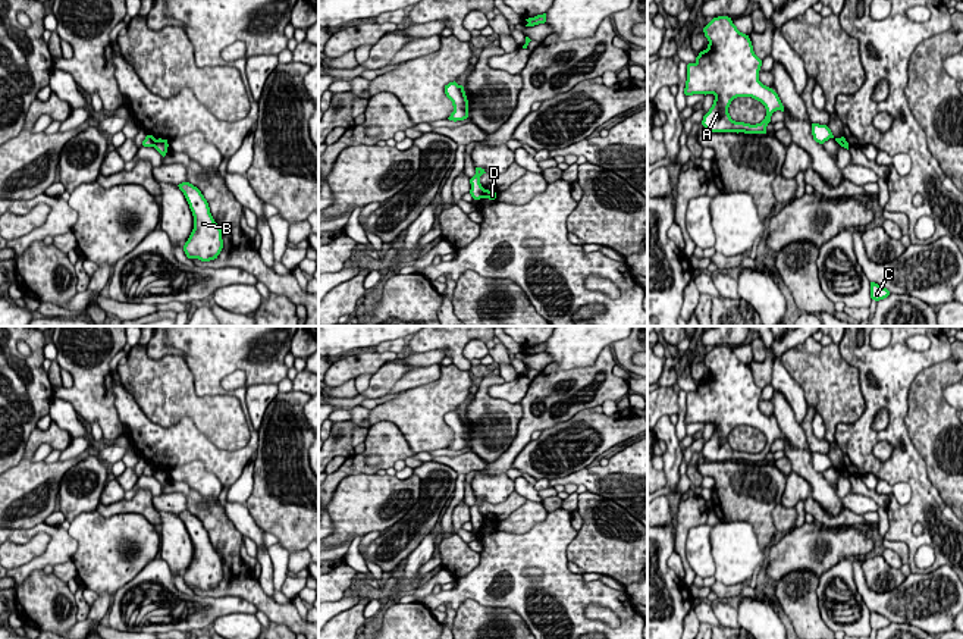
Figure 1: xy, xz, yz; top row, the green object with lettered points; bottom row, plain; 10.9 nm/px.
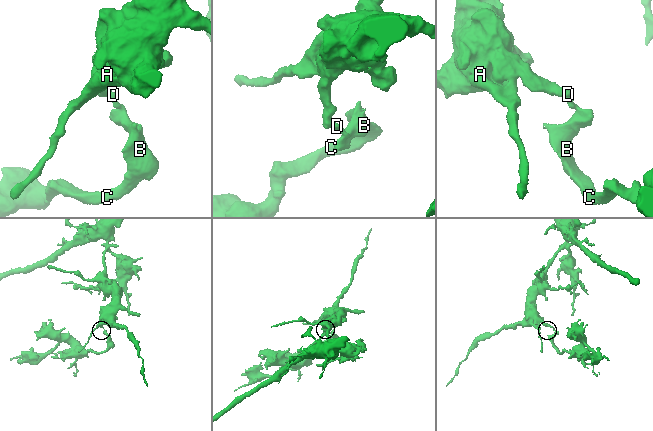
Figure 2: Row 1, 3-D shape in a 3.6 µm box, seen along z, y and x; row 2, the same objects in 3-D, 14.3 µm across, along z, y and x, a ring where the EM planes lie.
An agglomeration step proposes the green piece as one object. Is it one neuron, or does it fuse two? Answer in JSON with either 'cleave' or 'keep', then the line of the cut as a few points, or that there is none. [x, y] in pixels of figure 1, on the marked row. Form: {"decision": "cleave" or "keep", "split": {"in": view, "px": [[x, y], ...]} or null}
{"decision": "cleave", "split": {"in": "xz", "px": [[485, 190], [482, 197]]}}

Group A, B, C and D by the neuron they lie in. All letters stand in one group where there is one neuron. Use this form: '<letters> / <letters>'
A / B C D

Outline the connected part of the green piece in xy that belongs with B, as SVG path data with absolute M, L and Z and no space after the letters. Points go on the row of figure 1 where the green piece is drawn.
M182 182L178 187L183 192L194 216L194 229L183 245L186 257L201 261L217 259L223 248L222 229L214 222L207 200L189 182Z

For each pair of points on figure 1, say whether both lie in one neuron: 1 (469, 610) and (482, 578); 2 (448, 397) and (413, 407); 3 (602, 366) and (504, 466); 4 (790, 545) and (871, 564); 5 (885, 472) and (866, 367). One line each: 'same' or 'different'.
1: different
2: same
3: same
4: different
5: same

